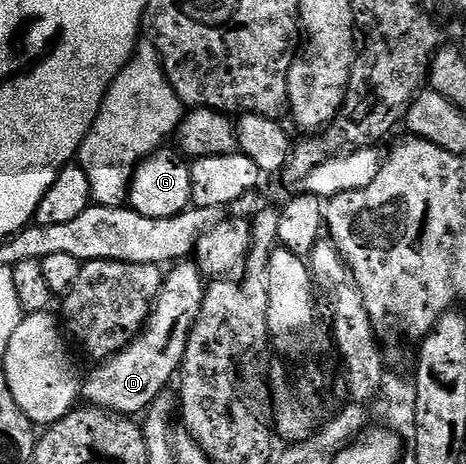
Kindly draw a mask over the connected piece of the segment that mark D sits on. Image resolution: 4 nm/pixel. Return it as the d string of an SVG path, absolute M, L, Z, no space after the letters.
M186 260L173 265L163 277L161 292L150 311L145 329L134 338L132 344L95 365L98 367L90 375L85 375L81 383L81 397L86 398L89 405L116 414L136 416L145 413L151 403L165 393L164 388L181 369L184 349L187 348L192 324L199 315L205 287L203 276L195 263Z

